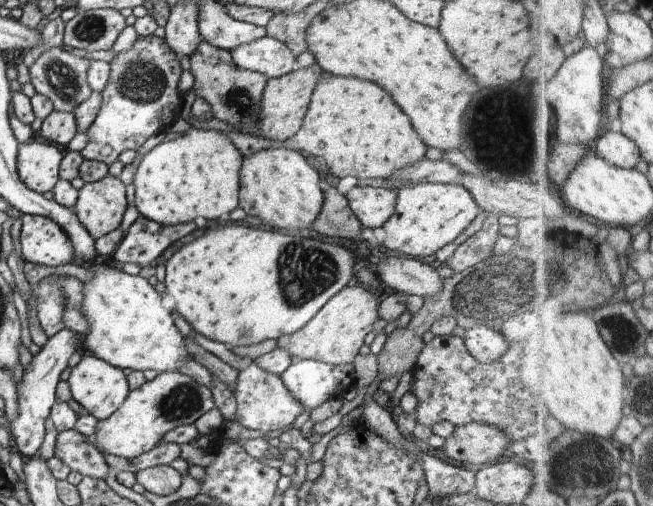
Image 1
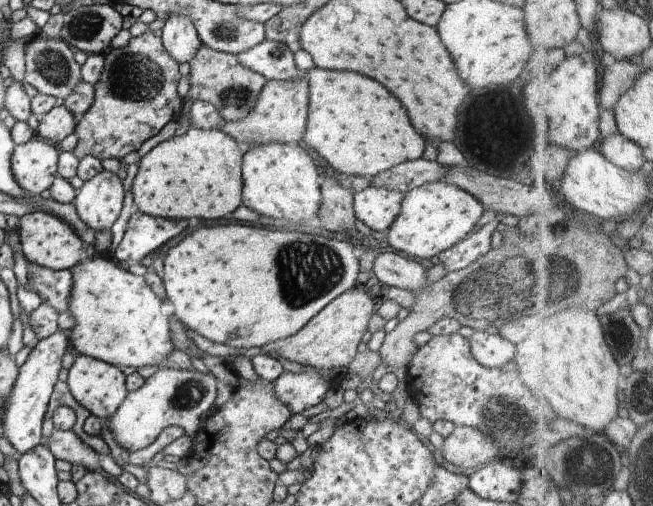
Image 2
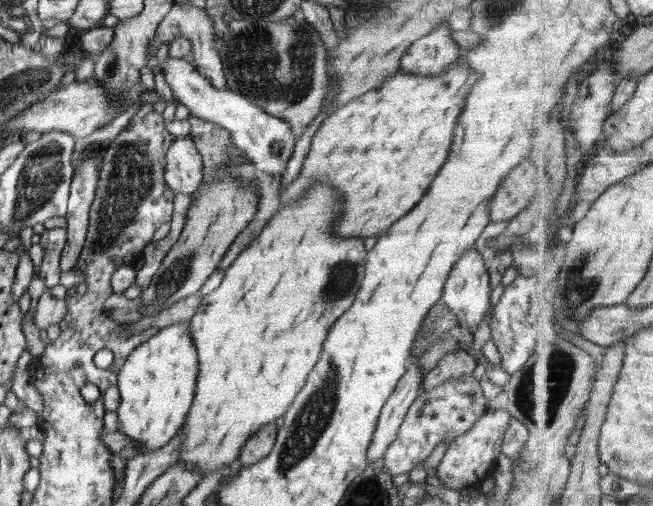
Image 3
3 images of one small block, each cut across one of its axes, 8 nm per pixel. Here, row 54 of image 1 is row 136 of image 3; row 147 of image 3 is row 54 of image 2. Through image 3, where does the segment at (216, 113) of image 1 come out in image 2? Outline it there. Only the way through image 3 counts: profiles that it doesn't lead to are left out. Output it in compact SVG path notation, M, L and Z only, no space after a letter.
M202 45L190 62L190 98L206 101L216 108L224 121L243 120L254 109L255 103L267 79L255 71L242 66L237 56L222 51L214 51Z

